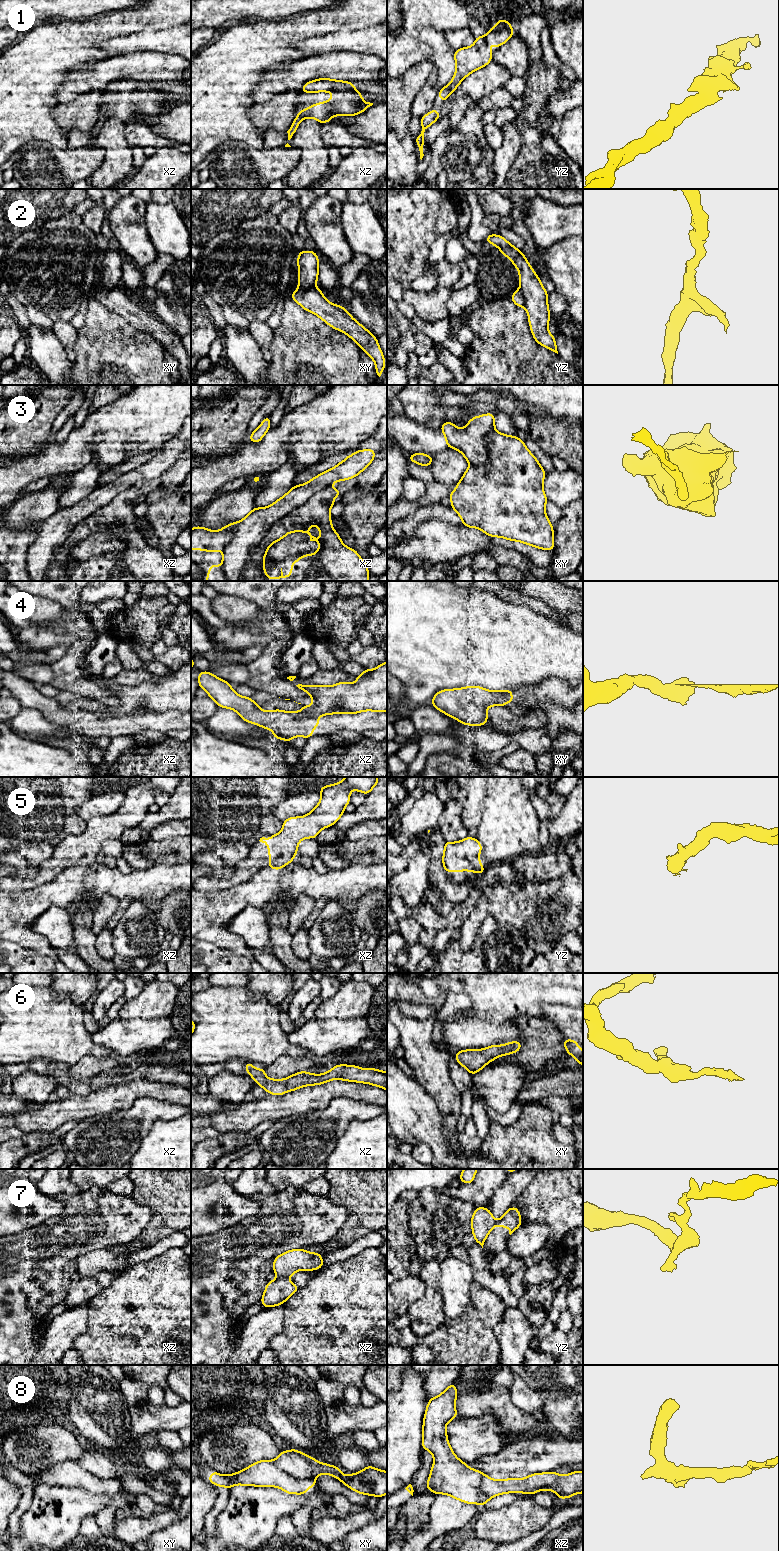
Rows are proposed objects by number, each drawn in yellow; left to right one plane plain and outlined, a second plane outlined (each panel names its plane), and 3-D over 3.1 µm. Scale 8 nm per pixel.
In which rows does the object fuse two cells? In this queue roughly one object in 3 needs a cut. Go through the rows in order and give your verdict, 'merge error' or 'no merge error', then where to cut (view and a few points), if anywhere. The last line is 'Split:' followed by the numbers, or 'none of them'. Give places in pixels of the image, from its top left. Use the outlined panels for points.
1: no merge error; no cut
2: merge error; cut in yz along (519, 288), (524, 297), (524, 306)
3: merge error; cut in xz along (329, 486), (318, 490), (270, 528), (238, 580)
4: merge error; cut in xz along (290, 712), (297, 717), (315, 717)
5: merge error; cut in yz along (478, 854), (471, 861), (471, 866), (475, 872)
6: no merge error; no cut
7: merge error; cut in xz along (277, 1276), (284, 1276), (286, 1278)
8: merge error; cut in xy along (273, 1461), (280, 1469), (298, 1478), (313, 1479)
Split: 2, 3, 4, 5, 7, 8

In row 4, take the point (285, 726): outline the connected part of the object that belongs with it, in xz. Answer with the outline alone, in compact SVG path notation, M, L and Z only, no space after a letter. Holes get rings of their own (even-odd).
M207 671L198 675L198 685L218 707L232 709L246 722L273 731L273 737L284 741L302 736L311 738L313 730L320 724L316 717L297 718L289 711L262 710L251 697L237 694L231 684Z

